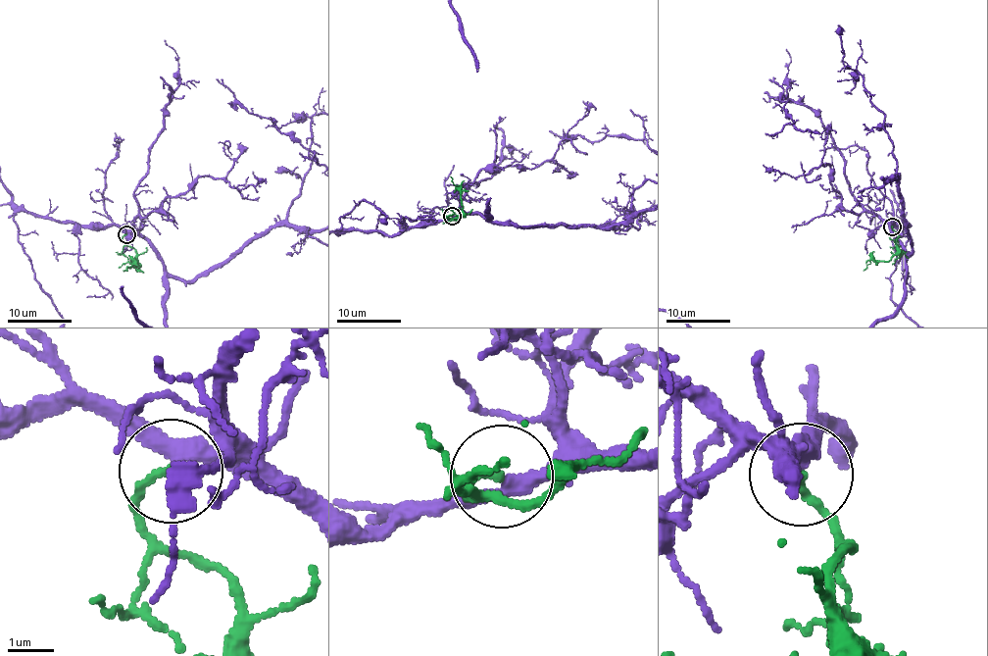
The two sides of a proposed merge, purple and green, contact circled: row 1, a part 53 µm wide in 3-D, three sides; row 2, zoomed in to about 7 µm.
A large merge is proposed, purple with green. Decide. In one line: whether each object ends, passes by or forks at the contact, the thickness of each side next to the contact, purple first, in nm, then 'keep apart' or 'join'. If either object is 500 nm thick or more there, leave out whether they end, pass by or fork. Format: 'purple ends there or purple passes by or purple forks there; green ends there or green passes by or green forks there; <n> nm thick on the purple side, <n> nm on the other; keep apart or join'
purple passes by; green ends there; 320 nm thick on the purple side, 170 nm on the other; join

